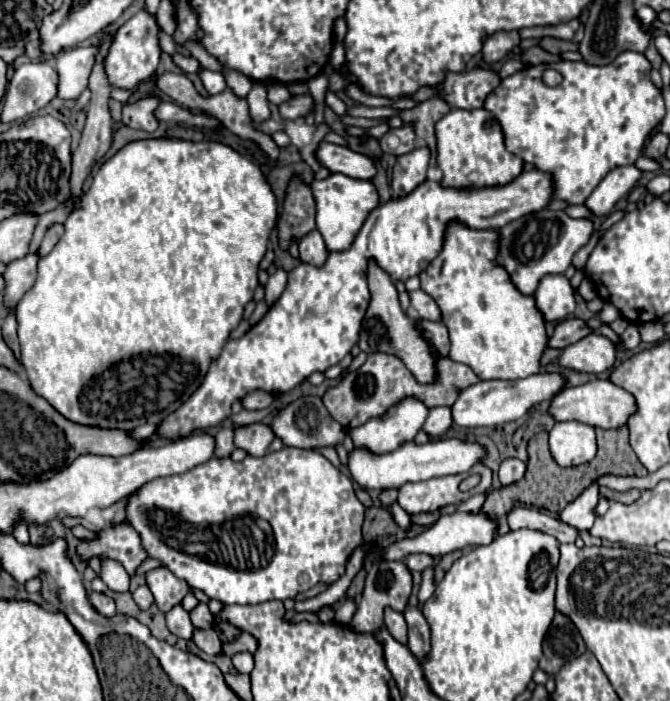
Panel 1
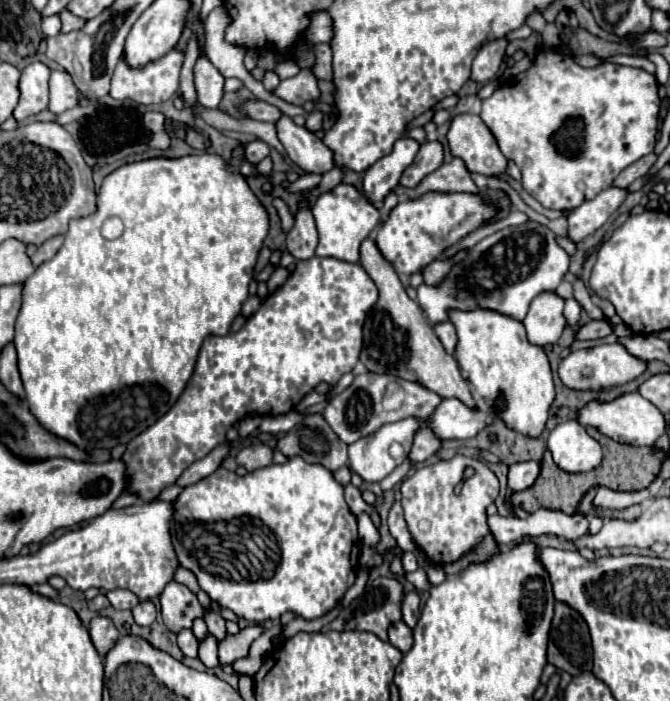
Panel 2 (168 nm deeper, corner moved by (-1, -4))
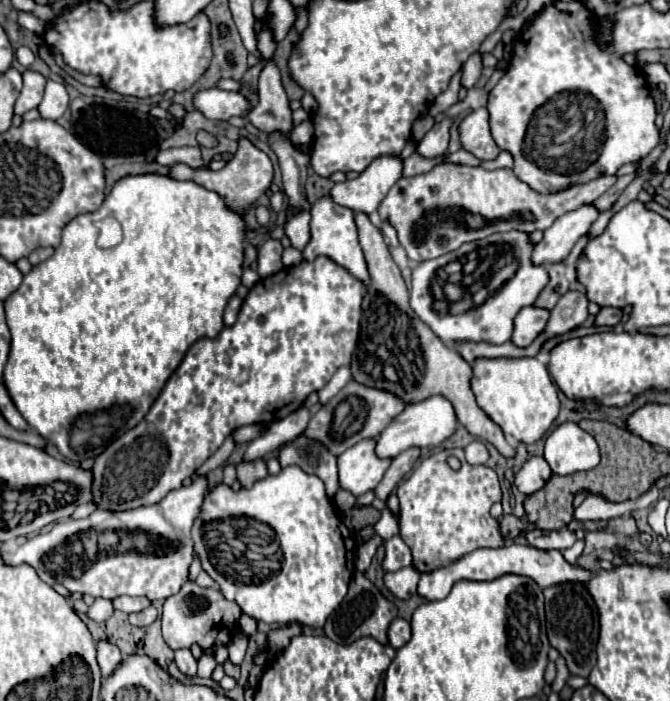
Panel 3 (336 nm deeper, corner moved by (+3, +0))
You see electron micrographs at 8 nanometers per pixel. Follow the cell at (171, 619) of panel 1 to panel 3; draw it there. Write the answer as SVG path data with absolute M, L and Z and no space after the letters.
M177 650L175 664L185 676L195 676L195 672L197 672L197 660L191 656L189 650Z

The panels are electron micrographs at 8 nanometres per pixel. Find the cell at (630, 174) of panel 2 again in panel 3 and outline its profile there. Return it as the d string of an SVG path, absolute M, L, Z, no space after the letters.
M437 164L425 174L399 178L377 212L383 222L389 222L397 230L399 244L405 248L407 258L411 262L423 262L453 252L465 242L475 242L497 232L519 230L529 234L533 230L547 230L559 216L597 200L615 180L615 176L603 176L583 186L539 194L521 182L511 168L485 170L481 166Z

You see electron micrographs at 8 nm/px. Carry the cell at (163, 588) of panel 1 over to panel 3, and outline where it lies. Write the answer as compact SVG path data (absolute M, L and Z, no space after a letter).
M187 582L179 594L171 596L163 604L163 638L171 650L191 648L197 644L205 654L215 656L217 648L229 644L233 634L237 632L237 622L241 618L241 608L227 600L217 588L203 588L197 582Z

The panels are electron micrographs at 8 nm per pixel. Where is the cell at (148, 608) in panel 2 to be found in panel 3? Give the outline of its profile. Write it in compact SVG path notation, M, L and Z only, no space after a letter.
M149 606L149 608L145 608L145 610L137 612L137 614L129 614L129 622L131 622L133 626L139 626L139 628L145 628L145 626L153 624L155 620L157 620L157 610L155 610L155 606Z

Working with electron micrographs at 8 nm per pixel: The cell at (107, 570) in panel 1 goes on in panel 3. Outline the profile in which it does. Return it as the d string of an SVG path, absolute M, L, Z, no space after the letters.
M119 596L113 600L113 606L115 610L121 610L121 612L141 612L143 608L147 608L151 604L149 598L133 598L133 596Z

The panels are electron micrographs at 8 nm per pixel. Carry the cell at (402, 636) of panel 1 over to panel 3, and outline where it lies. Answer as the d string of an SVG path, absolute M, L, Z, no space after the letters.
M395 618L391 622L391 626L389 626L389 644L395 650L399 650L405 642L409 642L409 638L411 638L411 626L409 626L409 622L403 620L403 618Z

